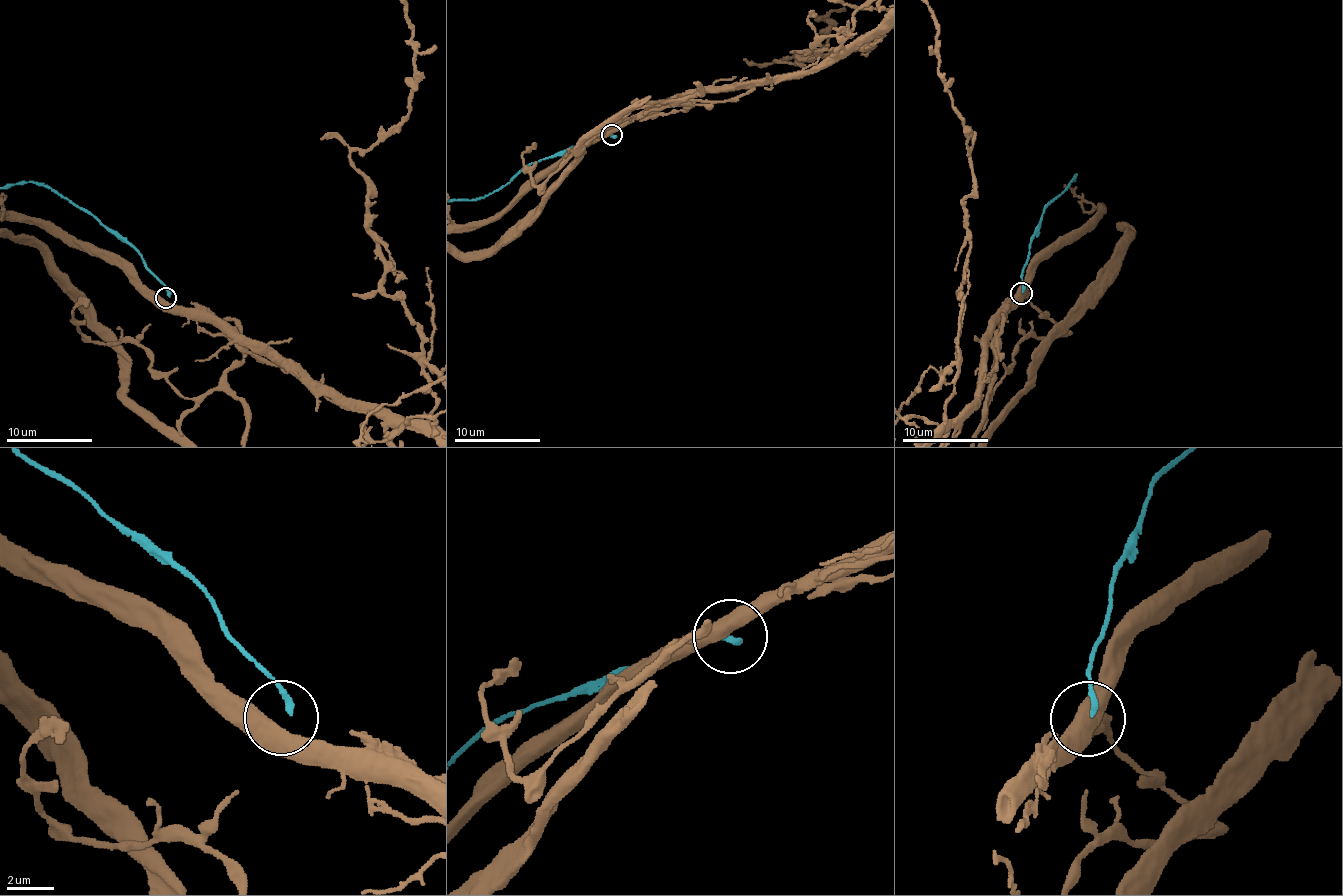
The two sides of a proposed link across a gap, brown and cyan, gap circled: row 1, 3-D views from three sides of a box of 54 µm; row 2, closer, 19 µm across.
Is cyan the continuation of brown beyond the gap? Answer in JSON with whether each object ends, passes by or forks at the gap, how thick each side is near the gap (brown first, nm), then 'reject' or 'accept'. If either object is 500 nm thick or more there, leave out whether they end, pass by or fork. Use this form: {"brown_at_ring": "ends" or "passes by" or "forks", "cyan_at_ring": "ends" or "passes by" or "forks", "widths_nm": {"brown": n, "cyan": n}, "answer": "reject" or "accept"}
{"widths_nm": {"brown": 700, "cyan": 260}, "answer": "reject"}

